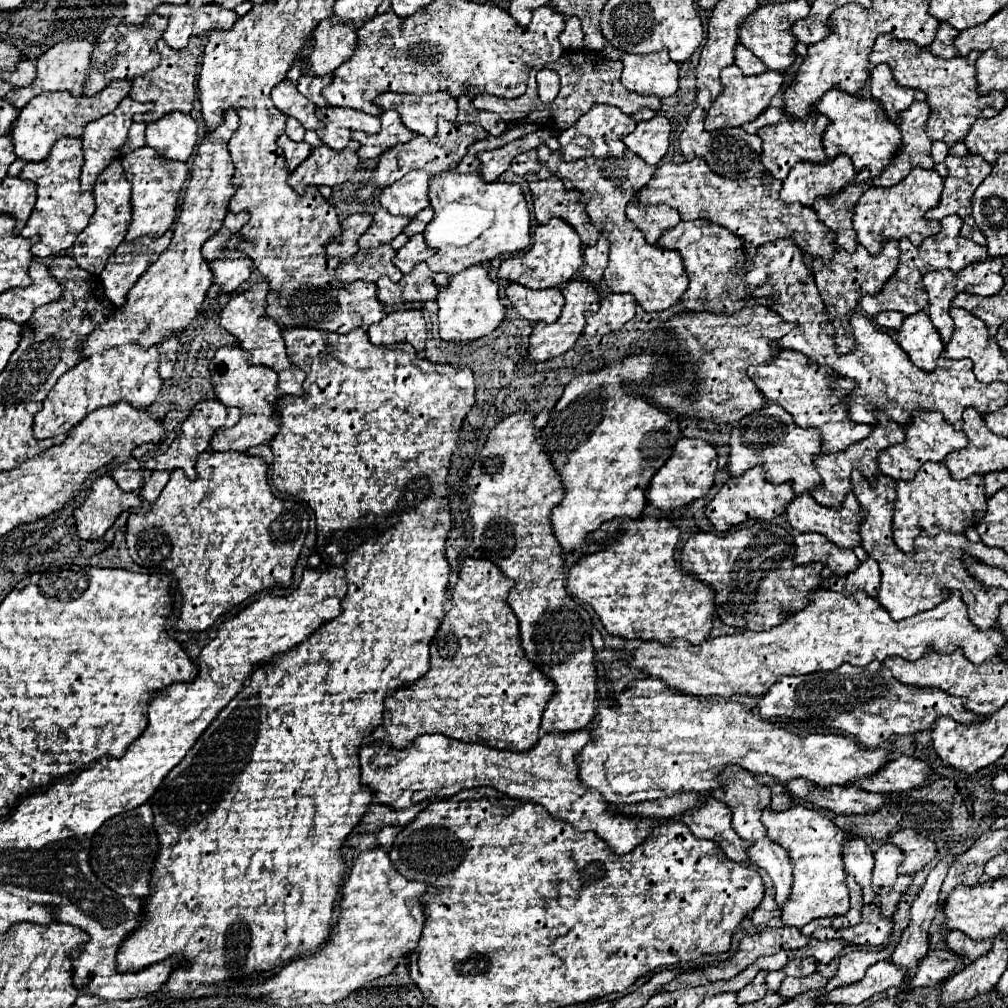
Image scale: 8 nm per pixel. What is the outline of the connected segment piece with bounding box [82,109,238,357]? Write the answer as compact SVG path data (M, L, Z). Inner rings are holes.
M228 109L224 111L224 121L214 131L208 131L204 135L196 155L192 157L192 171L188 177L188 187L180 205L180 213L174 221L174 237L170 247L136 281L136 285L128 293L126 305L122 305L106 323L90 333L82 347L84 357L132 341L144 347L156 345L166 335L184 331L196 317L202 301L206 299L206 291L214 283L210 263L202 259L202 245L214 231L220 229L222 219L228 211L228 201L238 189L232 183L234 167L228 155L228 141L236 129L238 113Z

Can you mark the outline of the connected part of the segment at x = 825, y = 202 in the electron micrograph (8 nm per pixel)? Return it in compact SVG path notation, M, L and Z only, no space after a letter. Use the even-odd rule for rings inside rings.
M860 171L856 173L854 181L838 191L838 195L828 195L826 199L816 199L814 201L814 211L818 213L818 219L830 227L836 233L836 243L838 247L846 249L846 251L854 251L856 243L854 243L854 229L852 229L852 211L854 205L858 203L858 199L862 197L864 191L868 191L872 187L872 177L870 171Z

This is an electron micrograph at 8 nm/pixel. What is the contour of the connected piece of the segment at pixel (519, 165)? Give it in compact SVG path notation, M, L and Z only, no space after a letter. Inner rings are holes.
M524 151L514 157L512 161L512 171L520 177L526 177L528 173L540 173L542 165L536 159L536 151Z

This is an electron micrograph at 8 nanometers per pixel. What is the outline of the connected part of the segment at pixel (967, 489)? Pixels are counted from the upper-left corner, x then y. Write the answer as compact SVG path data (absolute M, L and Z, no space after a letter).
M924 463L918 469L918 475L912 481L898 481L896 485L896 501L894 501L894 541L904 553L914 551L914 537L920 531L940 533L940 531L954 531L964 533L968 525L974 525L978 519L974 511L980 515L986 511L986 495L984 495L984 481L982 475L970 475L968 479L954 479L944 463Z

